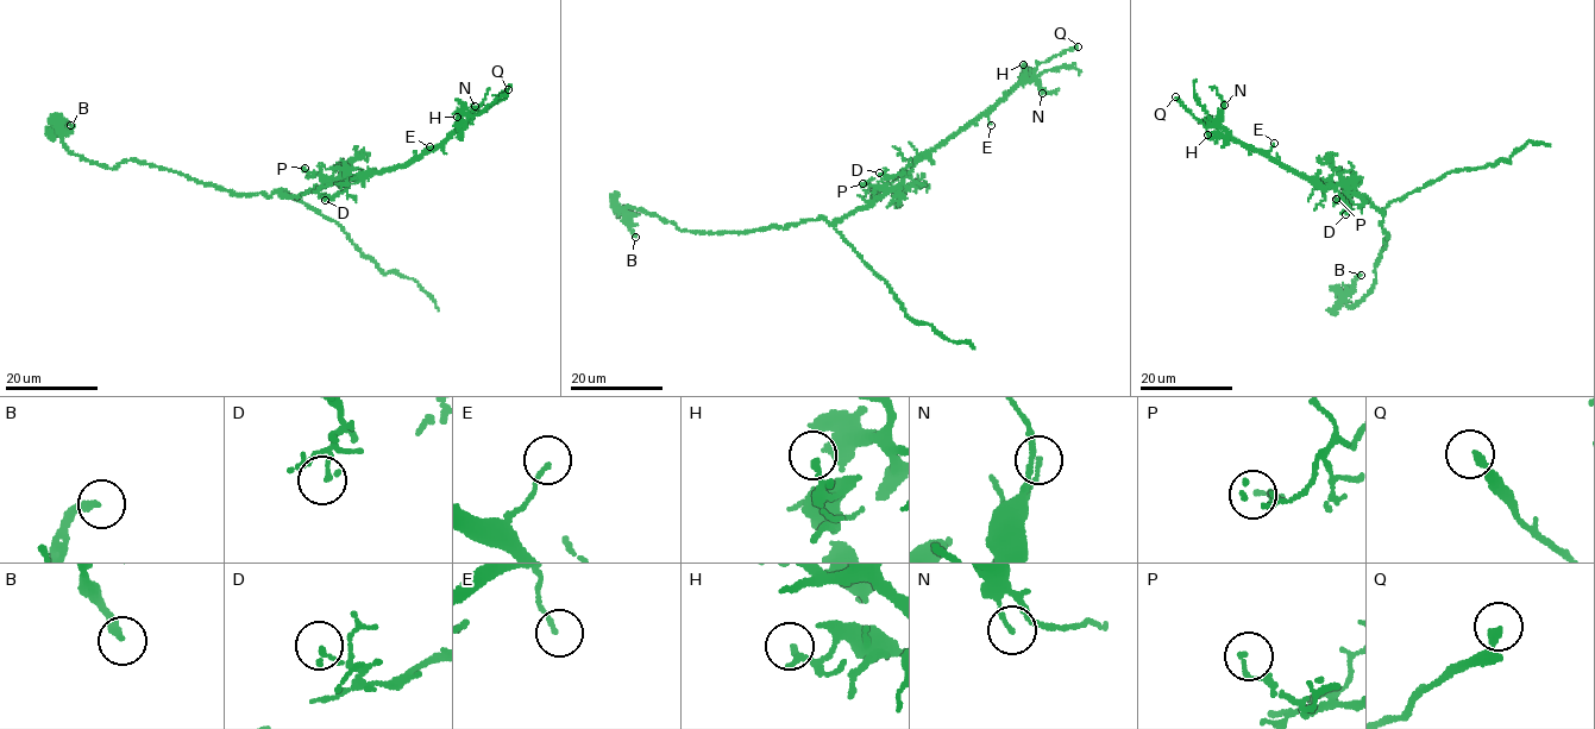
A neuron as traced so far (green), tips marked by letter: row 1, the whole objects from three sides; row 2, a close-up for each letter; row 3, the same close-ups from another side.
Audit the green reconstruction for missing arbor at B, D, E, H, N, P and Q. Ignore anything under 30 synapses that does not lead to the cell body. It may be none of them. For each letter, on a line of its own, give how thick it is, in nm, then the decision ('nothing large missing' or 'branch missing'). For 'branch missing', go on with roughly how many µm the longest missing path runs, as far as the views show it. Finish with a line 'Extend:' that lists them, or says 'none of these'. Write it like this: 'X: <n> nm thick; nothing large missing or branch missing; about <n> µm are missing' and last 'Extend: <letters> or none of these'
B: 200 nm thick; nothing large missing
D: 150 nm thick; nothing large missing
E: 110 nm thick; nothing large missing
H: 120 nm thick; nothing large missing
N: 90 nm thick; nothing large missing
P: 100 nm thick; nothing large missing
Q: 240 nm thick; nothing large missing
Extend: none of these

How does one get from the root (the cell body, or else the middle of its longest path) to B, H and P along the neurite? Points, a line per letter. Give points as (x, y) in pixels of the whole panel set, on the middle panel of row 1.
B: (849, 214), (831, 222), (818, 218), (741, 232), (686, 232), (673, 221), (627, 206), (629, 227), (635, 237)
H: (849, 214), (868, 207), (896, 188), (915, 163), (983, 117), (1022, 79), (1023, 64)
P: (849, 214), (872, 205), (886, 190), (873, 190), (870, 182), (862, 183)

